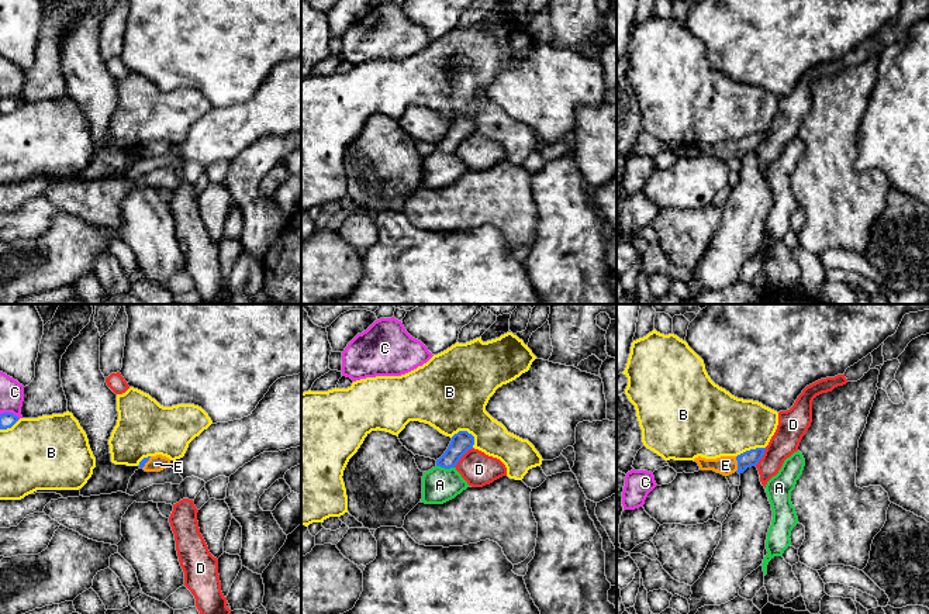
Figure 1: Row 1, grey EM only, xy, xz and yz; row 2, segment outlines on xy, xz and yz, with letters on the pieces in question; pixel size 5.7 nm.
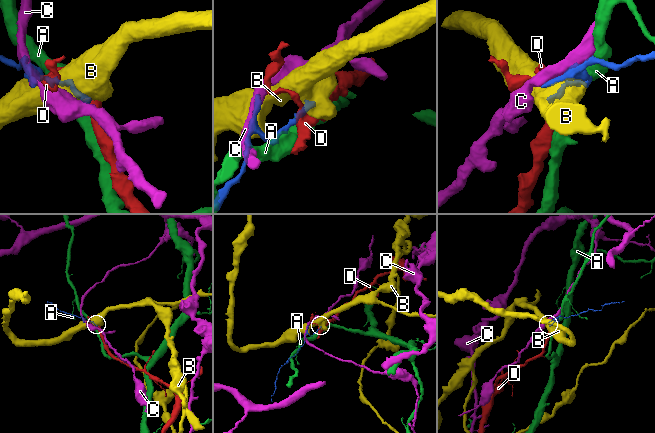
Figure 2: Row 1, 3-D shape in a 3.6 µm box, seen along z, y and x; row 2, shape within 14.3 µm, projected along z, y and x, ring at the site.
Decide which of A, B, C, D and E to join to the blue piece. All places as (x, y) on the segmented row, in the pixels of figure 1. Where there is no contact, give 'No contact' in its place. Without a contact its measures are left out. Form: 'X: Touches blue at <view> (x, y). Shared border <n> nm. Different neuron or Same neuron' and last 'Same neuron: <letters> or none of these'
A: Touches blue at xz (445, 468). Shared border 110 nm. Different neuron
B: Touches blue at xz (466, 431). Shared border 150 nm. Different neuron
C: Touches blue at xy (10, 413). Shared border 120 nm. Different neuron
D: Touches blue at xz (462, 455). Shared border 160 nm. Different neuron
E: Touches blue at yz (738, 464). Shared border 90 nm. Same neuron
Same neuron: E

